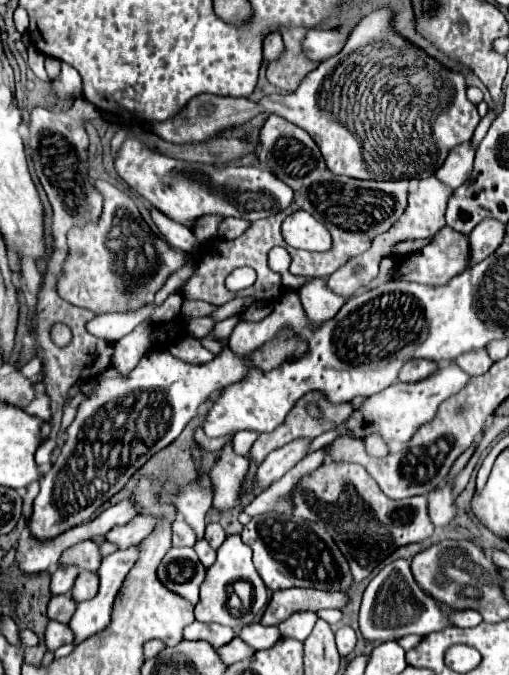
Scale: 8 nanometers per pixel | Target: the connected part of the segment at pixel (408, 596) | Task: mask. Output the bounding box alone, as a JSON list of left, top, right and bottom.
[359,558,449,642]

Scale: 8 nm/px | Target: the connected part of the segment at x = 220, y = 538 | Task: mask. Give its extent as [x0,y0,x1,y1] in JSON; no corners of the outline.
[205,524,227,550]

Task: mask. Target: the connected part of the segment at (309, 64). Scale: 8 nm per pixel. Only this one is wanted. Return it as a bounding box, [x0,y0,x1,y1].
[267,30,319,92]

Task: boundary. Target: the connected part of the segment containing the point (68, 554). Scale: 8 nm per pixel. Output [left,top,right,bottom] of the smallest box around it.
[61,540,103,572]

